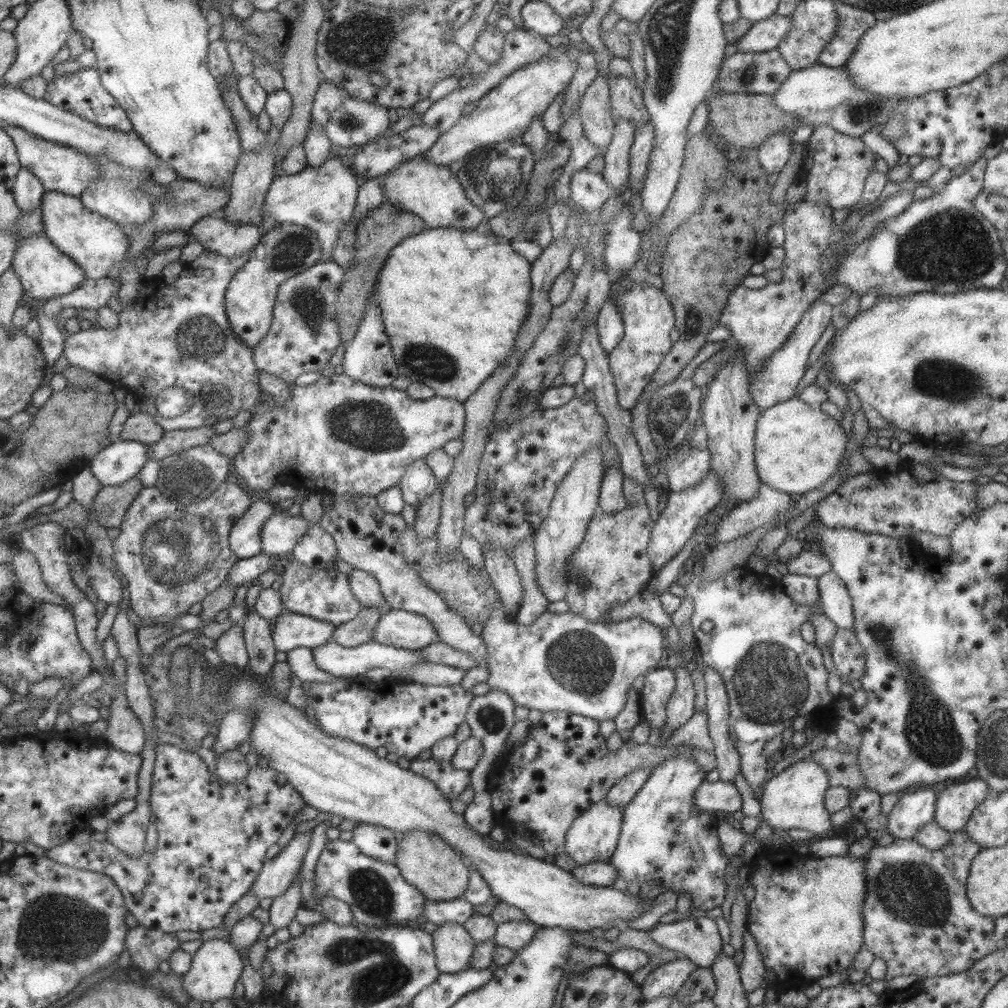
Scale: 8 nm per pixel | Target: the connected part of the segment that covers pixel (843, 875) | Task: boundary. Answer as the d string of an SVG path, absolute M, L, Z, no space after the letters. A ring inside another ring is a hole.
M759 850L748 864L749 869L749 884L753 888L753 898L748 902L748 911L746 918L746 930L748 930L751 936L756 942L756 948L761 956L763 967L765 971L775 974L774 979L779 984L789 972L795 972L795 974L801 974L801 976L810 979L819 979L821 976L827 976L833 972L842 972L849 968L854 954L862 946L862 918L860 915L862 900L864 899L865 881L862 875L862 866L864 865L864 859L853 858L847 854L843 856L825 856L823 858L808 858L806 856L799 855L793 850Z

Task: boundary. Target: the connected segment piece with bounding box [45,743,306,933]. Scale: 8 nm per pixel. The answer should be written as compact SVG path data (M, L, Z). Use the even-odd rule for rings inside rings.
M165 743L157 744L154 749L154 768L148 794L148 805L150 806L151 814L156 818L154 821L157 840L156 849L153 853L148 853L148 851L145 850L141 856L126 856L126 854L123 854L123 852L118 850L118 848L115 848L112 844L109 844L106 840L98 842L91 839L89 843L73 844L69 839L63 844L45 850L46 856L59 864L64 864L71 868L89 870L108 876L119 887L126 910L136 918L139 926L149 929L158 929L161 932L167 933L174 933L178 930L199 933L202 930L222 926L223 917L227 914L229 908L248 892L249 887L253 884L263 861L267 859L266 850L272 844L277 842L277 838L279 838L281 831L285 826L289 826L289 824L293 822L297 812L299 812L306 804L299 796L299 793L291 786L291 783L285 779L285 776L279 775L279 773L273 771L270 767L260 768L257 764L251 766L251 768L248 768L249 773L247 773L247 777L245 777L243 782L229 784L228 782L221 781L215 774L209 773L203 761L201 761L199 756L194 753L194 750L183 751L171 744Z

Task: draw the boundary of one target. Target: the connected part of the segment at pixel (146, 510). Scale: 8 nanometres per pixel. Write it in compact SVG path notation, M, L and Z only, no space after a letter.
M223 481L213 495L197 503L181 505L167 499L156 490L141 488L135 500L126 510L119 528L119 536L111 541L113 557L118 571L125 577L125 595L128 606L142 622L160 626L170 618L187 614L187 609L195 602L213 592L226 580L227 572L233 568L238 558L228 547L228 534L237 518L240 518L252 503L252 497L238 483Z

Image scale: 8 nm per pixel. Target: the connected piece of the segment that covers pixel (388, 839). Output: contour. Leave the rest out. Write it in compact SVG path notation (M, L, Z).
M359 822L353 828L353 836L350 841L361 854L370 856L373 860L394 864L397 840L388 828Z

